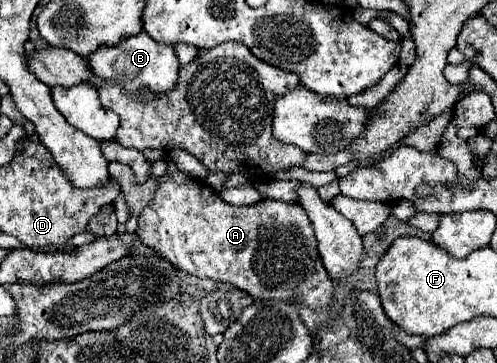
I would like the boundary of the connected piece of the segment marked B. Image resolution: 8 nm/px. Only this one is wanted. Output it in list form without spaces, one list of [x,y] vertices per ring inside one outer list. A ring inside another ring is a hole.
[[[147,32],[129,36],[123,44],[117,44],[113,48],[101,46],[87,58],[87,66],[97,82],[111,80],[119,84],[131,98],[135,98],[141,90],[149,90],[151,94],[165,94],[173,90],[179,70],[179,62],[175,58],[173,48],[169,48],[167,44],[157,44],[153,38],[147,36]]]

